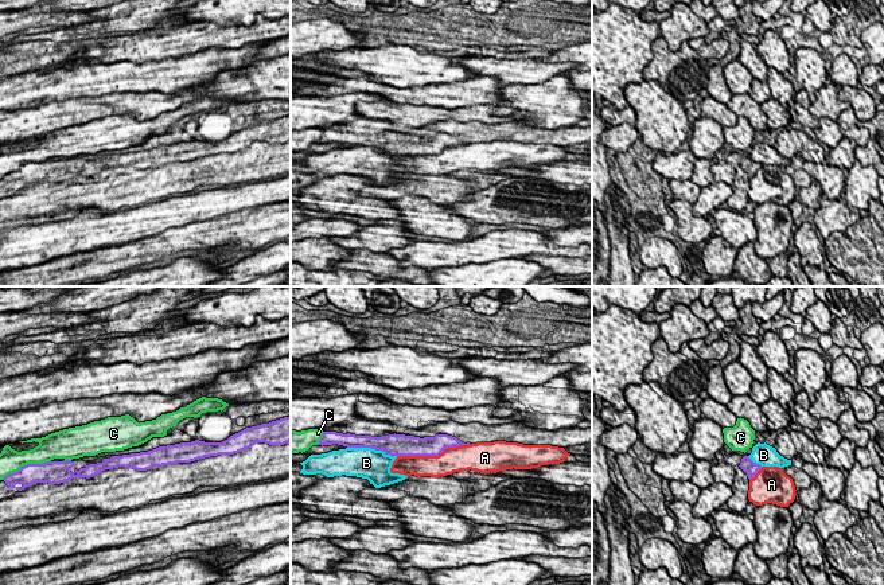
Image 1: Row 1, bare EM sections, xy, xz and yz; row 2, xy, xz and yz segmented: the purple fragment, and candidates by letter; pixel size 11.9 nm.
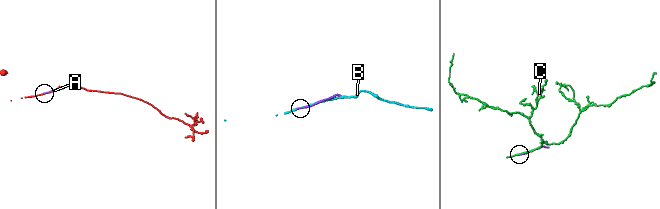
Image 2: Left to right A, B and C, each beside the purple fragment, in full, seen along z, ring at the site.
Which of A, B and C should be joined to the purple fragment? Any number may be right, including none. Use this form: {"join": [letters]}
{"join": []}

